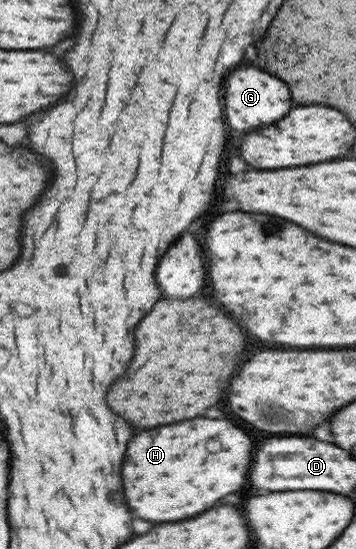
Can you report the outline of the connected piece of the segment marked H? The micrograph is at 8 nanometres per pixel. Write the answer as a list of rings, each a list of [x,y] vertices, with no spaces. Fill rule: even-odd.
[[[193,418],[151,428],[135,436],[131,448],[127,448],[123,488],[137,518],[151,522],[185,520],[215,506],[223,496],[237,492],[247,482],[251,454],[251,438],[227,420]],[[209,440],[221,440],[223,448],[215,454],[207,452],[205,444]]]

